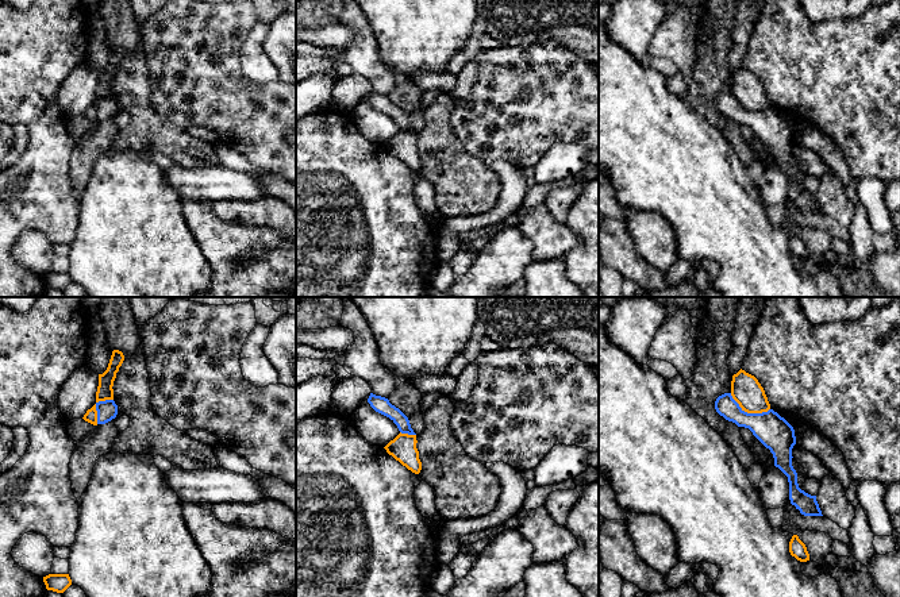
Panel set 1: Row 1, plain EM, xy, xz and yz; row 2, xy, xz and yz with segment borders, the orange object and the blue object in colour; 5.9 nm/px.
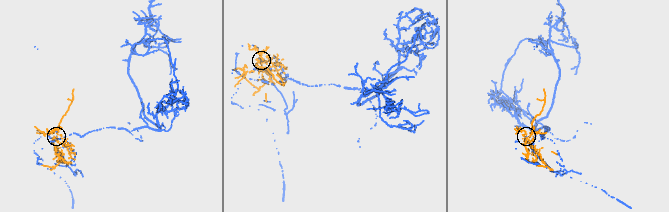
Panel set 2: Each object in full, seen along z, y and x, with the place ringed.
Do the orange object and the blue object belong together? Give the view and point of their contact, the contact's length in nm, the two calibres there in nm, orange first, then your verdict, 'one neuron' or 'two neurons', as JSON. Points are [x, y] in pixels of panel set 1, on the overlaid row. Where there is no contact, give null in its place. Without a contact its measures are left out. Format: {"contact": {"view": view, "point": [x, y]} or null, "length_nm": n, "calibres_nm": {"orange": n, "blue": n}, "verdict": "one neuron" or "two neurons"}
{"contact": {"view": "yz", "point": [749, 412]}, "length_nm": 260, "calibres_nm": {"orange": 180, "blue": 200}, "verdict": "two neurons"}

